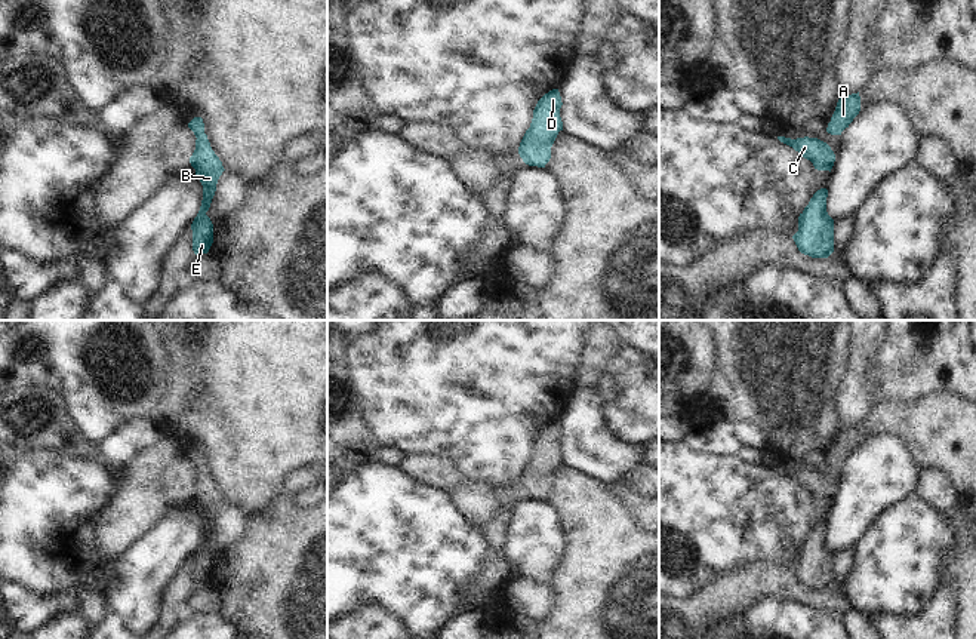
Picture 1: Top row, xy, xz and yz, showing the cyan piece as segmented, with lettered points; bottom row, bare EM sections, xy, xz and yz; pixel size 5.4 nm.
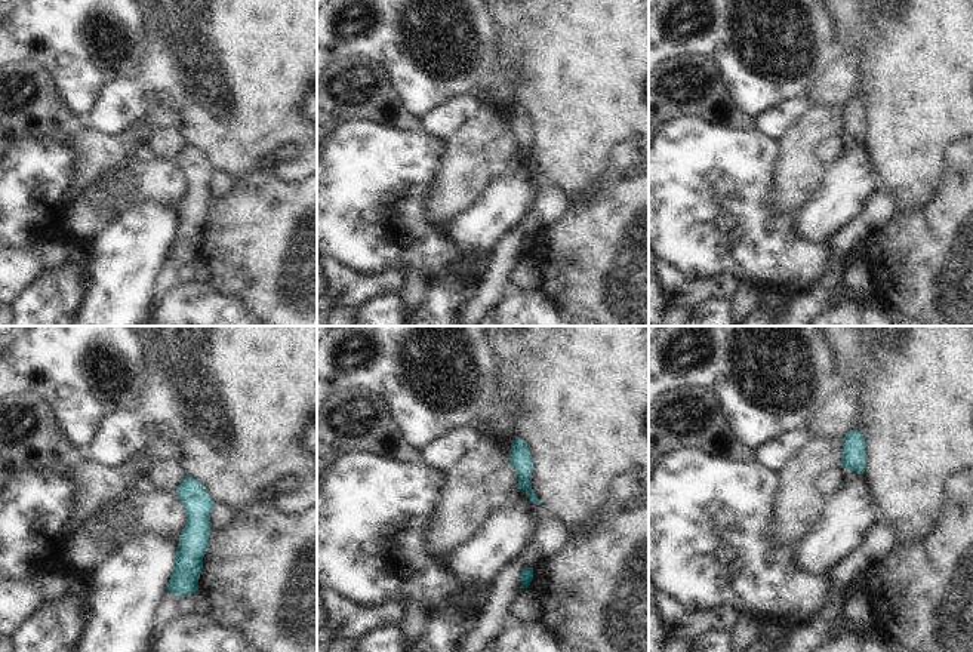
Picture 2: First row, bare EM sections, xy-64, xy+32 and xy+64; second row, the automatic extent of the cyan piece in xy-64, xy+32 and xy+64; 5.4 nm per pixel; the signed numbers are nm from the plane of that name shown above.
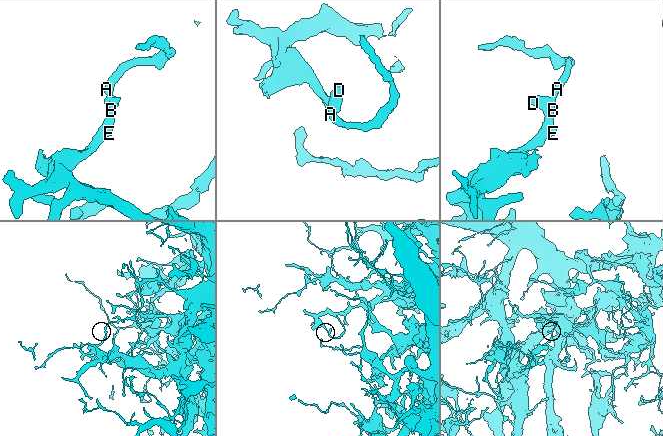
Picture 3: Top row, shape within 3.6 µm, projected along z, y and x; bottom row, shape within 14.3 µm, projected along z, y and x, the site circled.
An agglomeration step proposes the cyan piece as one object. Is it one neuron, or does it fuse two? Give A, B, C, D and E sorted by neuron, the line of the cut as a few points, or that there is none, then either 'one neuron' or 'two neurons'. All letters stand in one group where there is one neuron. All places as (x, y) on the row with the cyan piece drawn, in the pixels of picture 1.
A B C D E | no cut | one neuron

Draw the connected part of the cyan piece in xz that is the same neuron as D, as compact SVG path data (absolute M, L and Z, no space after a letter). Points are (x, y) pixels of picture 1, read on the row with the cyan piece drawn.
M558 89L549 90L538 101L530 128L518 147L518 154L526 165L545 168L549 162L551 147L558 132L563 130L561 105Z

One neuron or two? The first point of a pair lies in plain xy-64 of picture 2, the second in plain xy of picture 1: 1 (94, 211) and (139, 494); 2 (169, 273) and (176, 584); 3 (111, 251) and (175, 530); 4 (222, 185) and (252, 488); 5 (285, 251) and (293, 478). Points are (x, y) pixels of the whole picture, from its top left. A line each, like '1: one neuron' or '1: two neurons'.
1: one neuron
2: one neuron
3: one neuron
4: two neurons
5: one neuron

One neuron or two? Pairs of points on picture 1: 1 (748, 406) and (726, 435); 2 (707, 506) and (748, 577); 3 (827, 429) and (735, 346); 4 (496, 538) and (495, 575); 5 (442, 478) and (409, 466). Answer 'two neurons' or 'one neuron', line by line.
1: two neurons
2: two neurons
3: one neuron
4: one neuron
5: one neuron

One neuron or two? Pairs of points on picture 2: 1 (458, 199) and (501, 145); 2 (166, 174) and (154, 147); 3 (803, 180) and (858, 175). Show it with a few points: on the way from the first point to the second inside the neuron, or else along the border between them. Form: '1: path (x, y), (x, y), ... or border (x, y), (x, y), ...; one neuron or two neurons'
1: border (507, 131), (483, 148), (495, 168); two neurons
2: border (147, 151), (175, 160); two neurons
3: border (827, 166), (815, 193), (801, 206); two neurons

